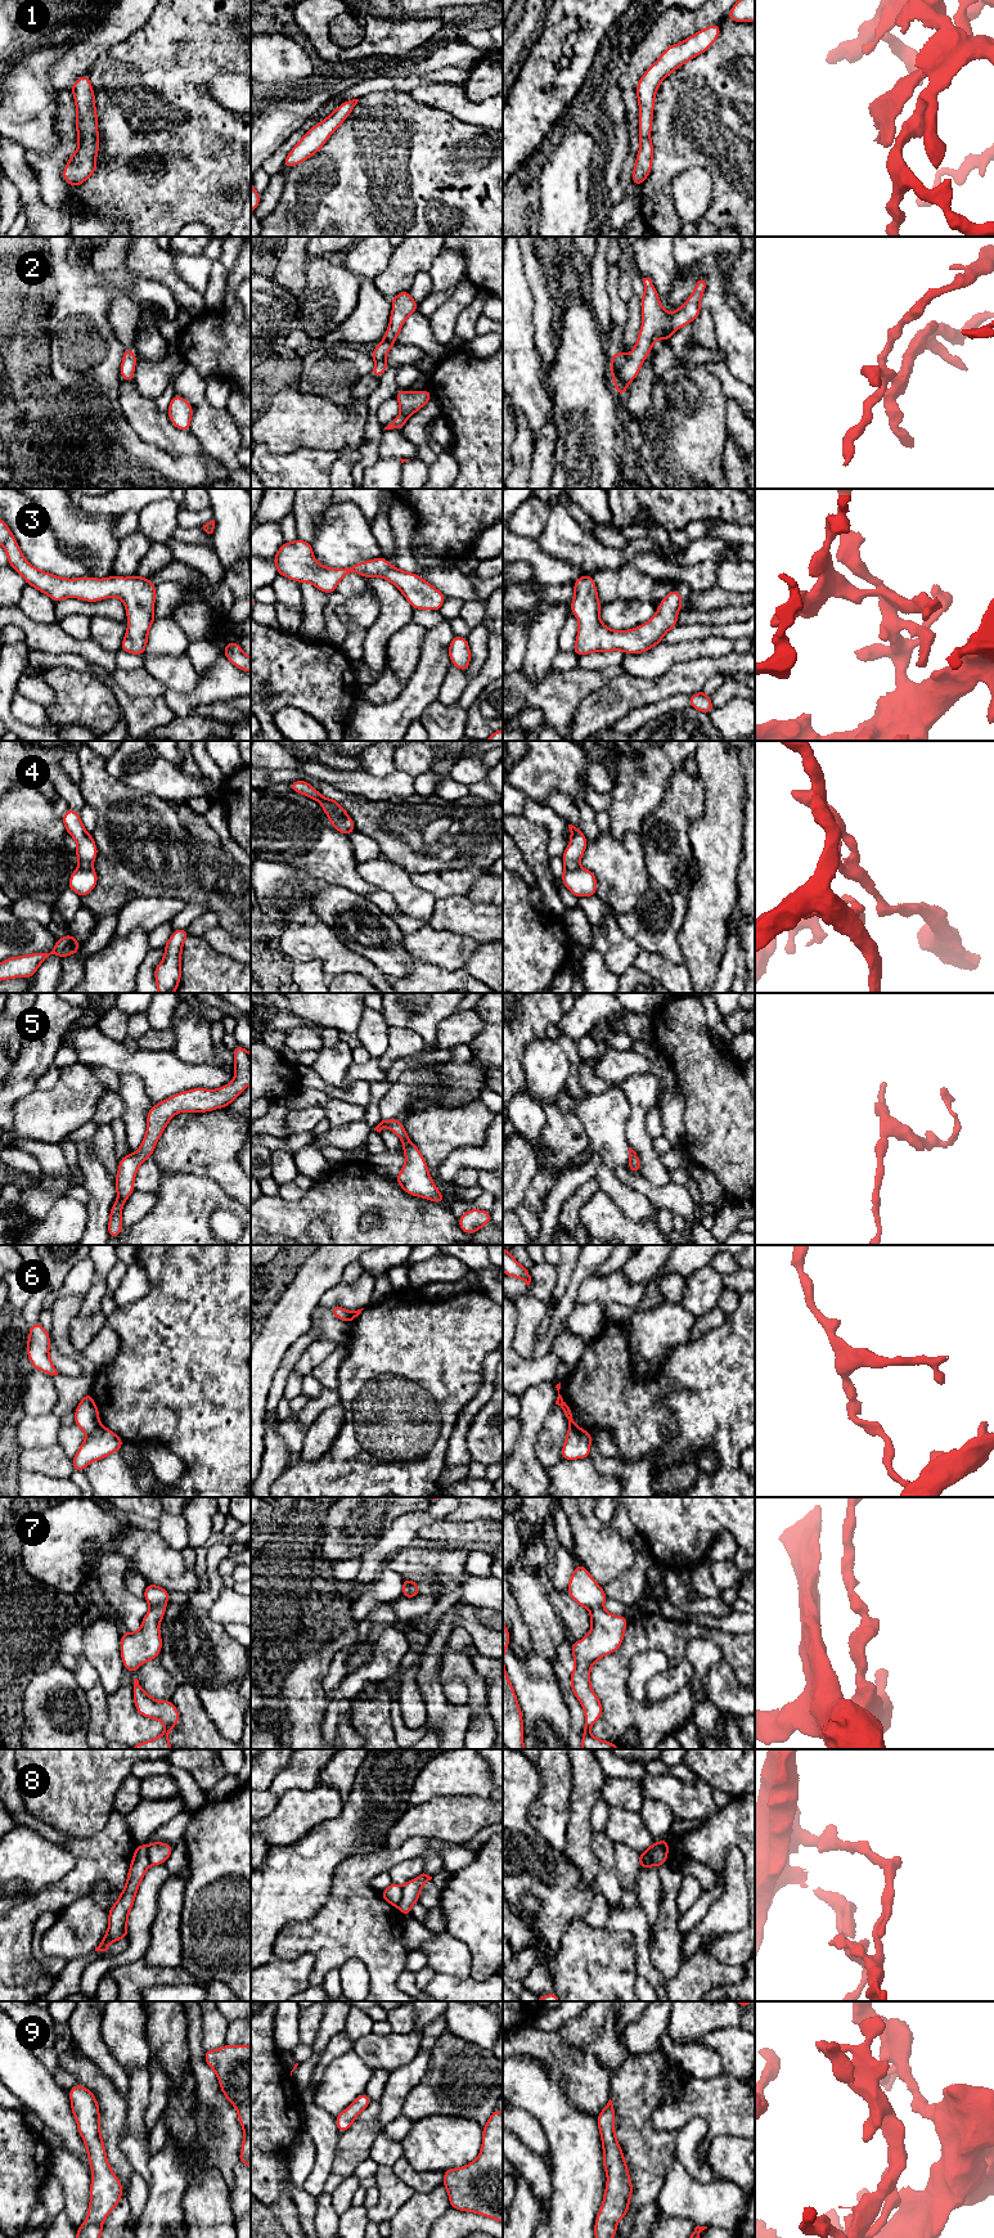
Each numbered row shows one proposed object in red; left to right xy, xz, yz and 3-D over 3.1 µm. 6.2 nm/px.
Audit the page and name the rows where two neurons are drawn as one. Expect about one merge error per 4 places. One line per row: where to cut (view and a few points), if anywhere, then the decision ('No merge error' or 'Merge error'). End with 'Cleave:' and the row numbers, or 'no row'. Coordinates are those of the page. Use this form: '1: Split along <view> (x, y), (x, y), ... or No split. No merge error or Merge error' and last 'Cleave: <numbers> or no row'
1: No split. No merge error
2: No split. No merge error
3: No split. No merge error
4: No split. No merge error
5: No split. No merge error
6: Split along xy (100, 1425), (88, 1436). Merge error
7: Split along xy (151, 1607), (161, 1607), (163, 1609). Merge error
8: Split along xz (403, 1886), (403, 1896), (396, 1906). Merge error
9: No split. No merge error
Cleave: 6, 7, 8

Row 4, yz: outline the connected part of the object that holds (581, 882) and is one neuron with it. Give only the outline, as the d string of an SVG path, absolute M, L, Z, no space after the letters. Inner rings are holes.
M568 824L571 841L563 851L562 859L565 869L562 871L563 885L577 898L595 895L595 875L580 867L580 859L584 855L588 841L580 827Z

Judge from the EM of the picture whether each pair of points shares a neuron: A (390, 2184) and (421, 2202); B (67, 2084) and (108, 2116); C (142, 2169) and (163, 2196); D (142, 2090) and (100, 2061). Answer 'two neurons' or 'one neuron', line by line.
A: two neurons
B: two neurons
C: two neurons
D: two neurons

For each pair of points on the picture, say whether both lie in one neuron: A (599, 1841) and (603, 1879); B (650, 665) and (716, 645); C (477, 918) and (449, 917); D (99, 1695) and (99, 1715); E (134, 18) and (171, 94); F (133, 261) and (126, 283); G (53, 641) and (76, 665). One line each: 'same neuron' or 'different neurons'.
A: same neuron
B: same neuron
C: same neuron
D: same neuron
E: different neurons
F: different neurons
G: different neurons

